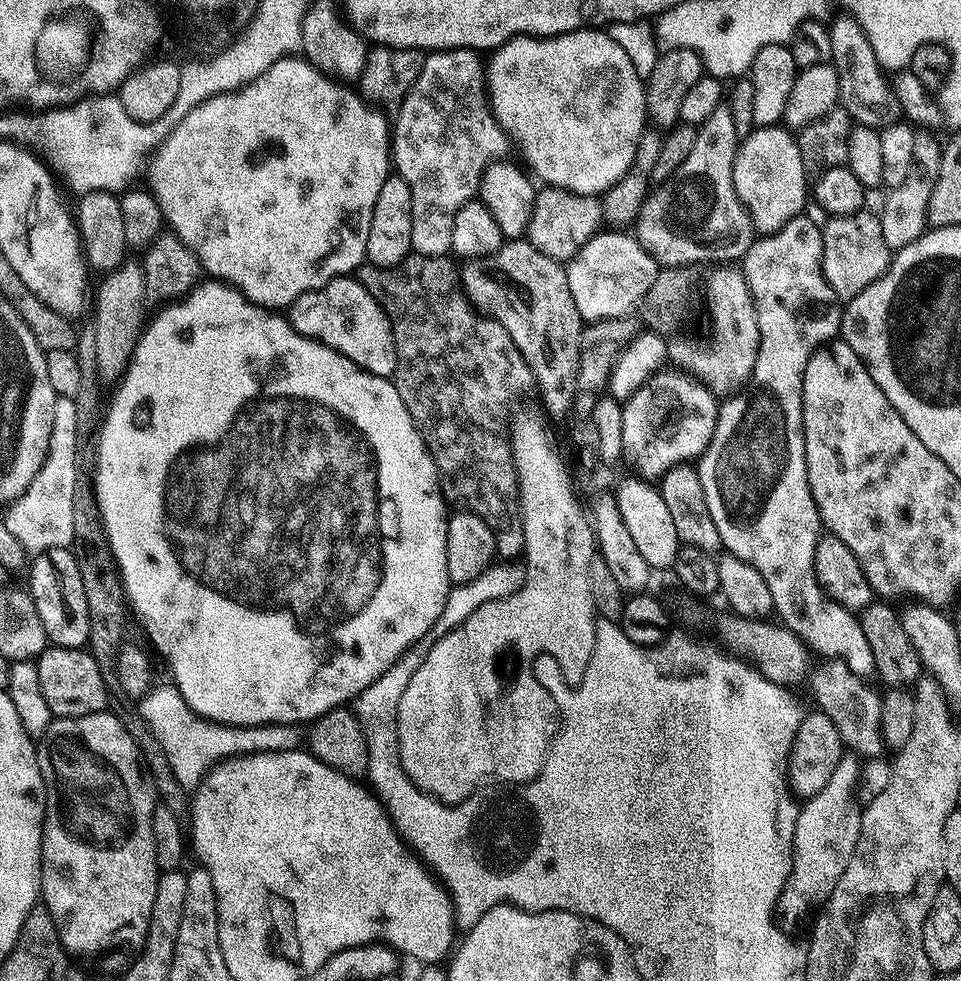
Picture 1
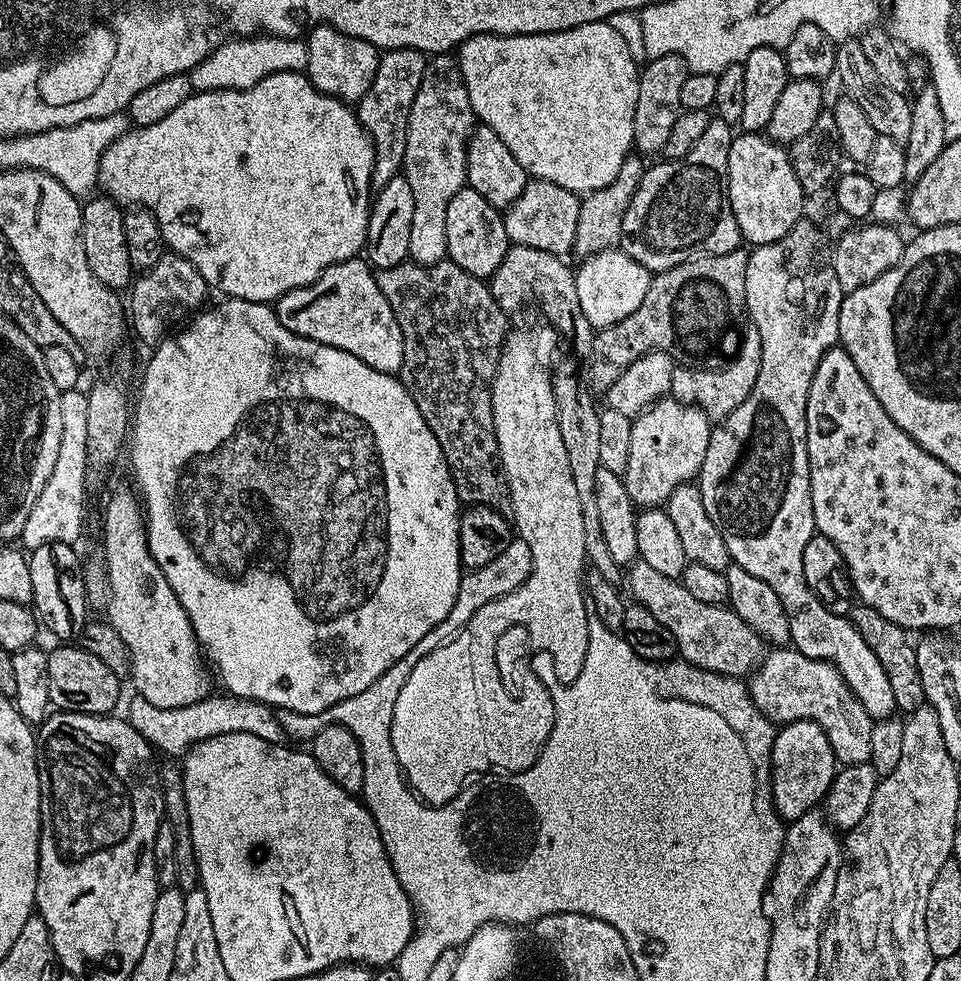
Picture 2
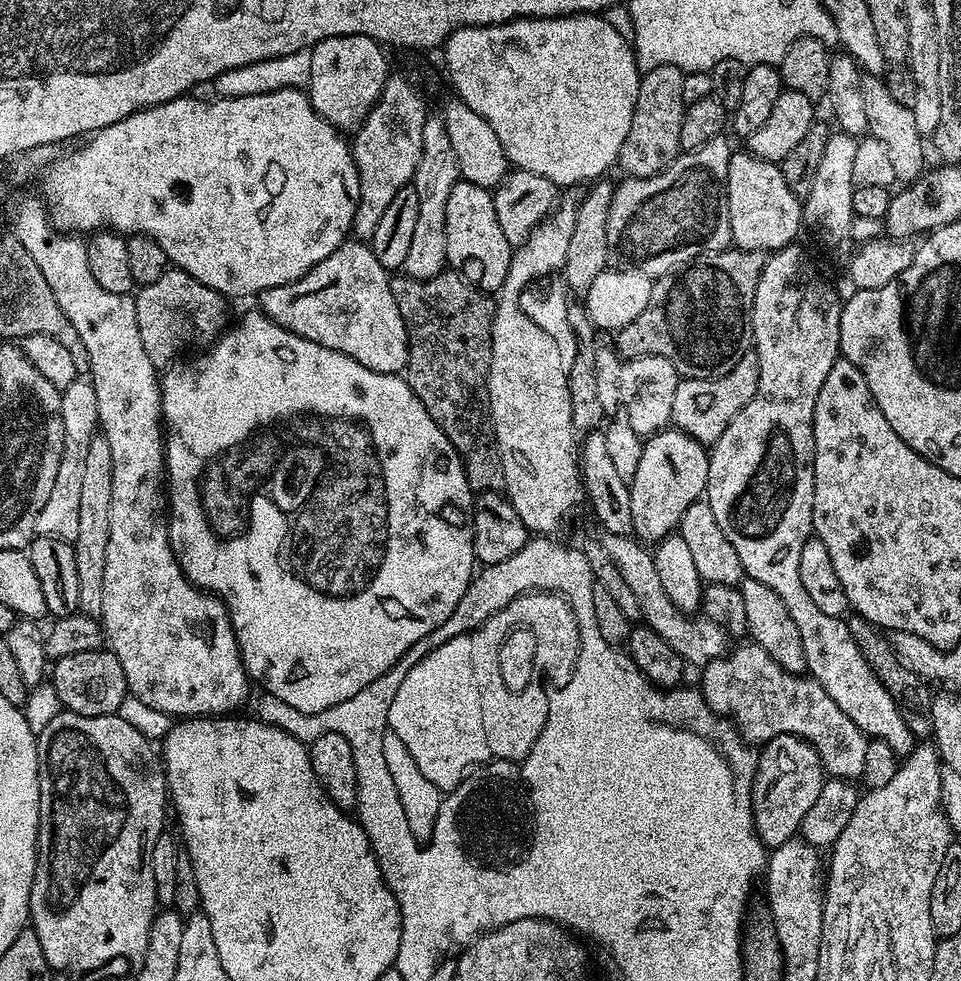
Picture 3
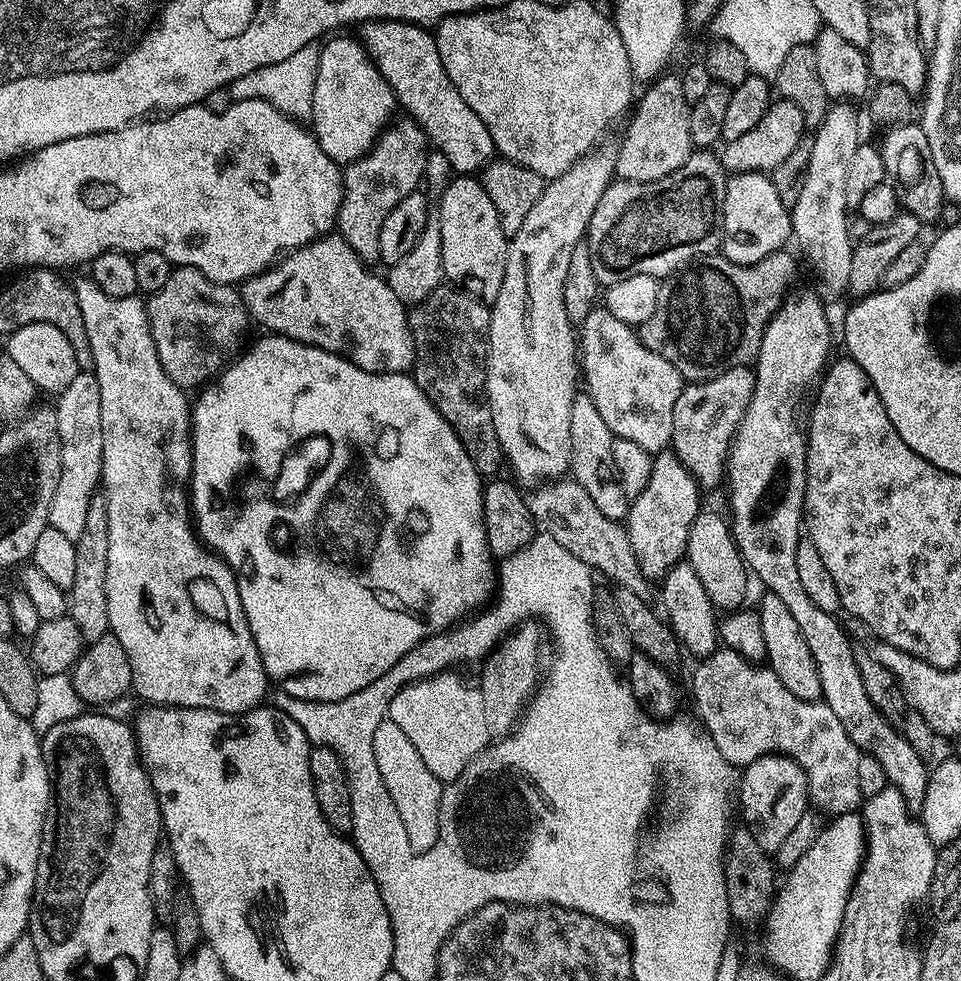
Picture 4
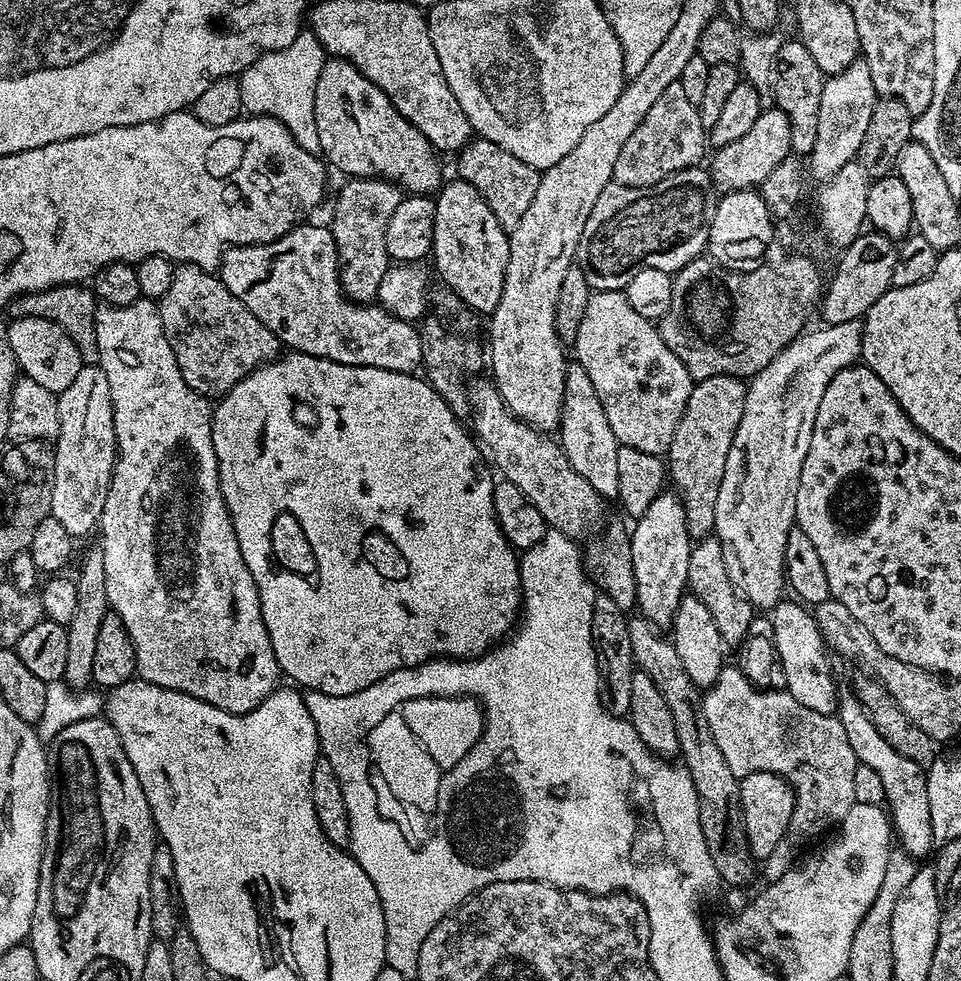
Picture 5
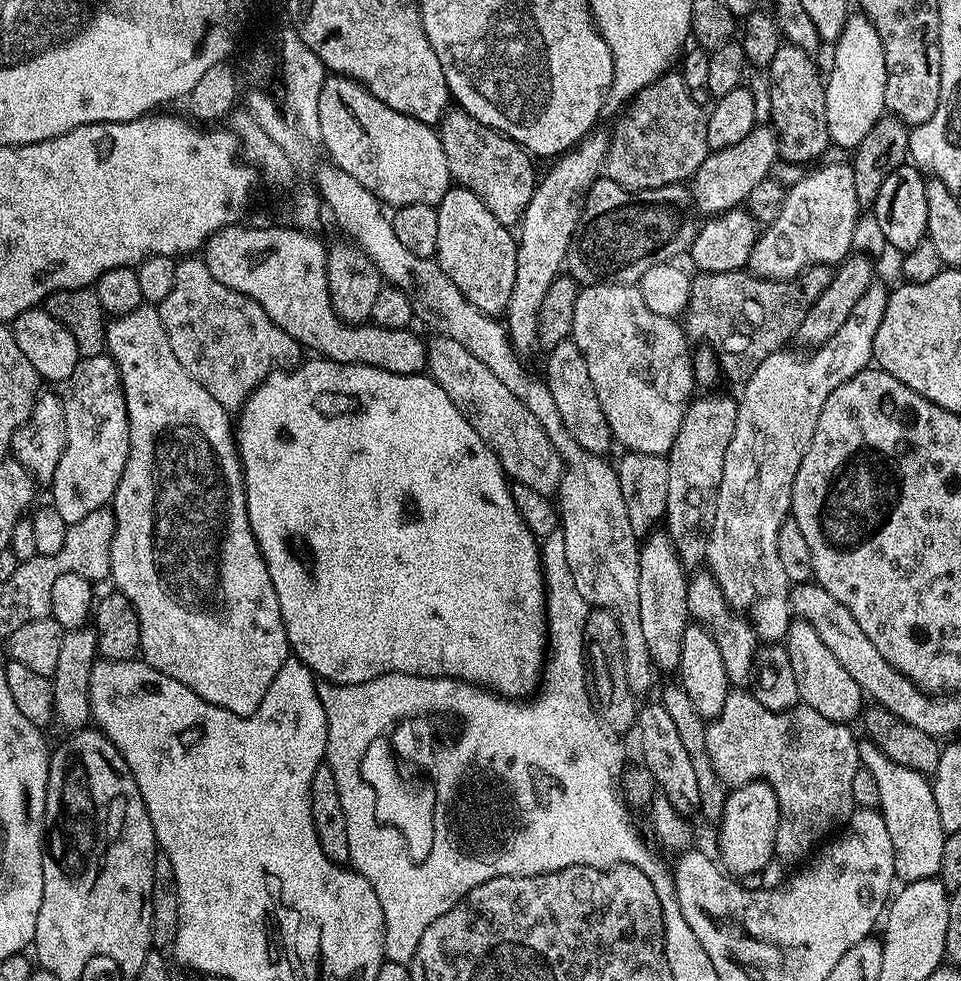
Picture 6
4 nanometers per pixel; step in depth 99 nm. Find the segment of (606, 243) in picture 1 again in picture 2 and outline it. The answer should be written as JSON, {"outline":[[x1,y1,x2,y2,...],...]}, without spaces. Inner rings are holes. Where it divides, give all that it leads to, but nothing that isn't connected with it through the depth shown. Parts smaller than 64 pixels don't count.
{"outline":[[622,250,599,252,587,257,579,269,575,269,578,286,578,306,582,306,582,314,592,323,593,329,609,328,625,320,638,306,642,306,642,298,646,298,646,290,650,286,652,276,647,268,643,268,634,258,627,256]]}

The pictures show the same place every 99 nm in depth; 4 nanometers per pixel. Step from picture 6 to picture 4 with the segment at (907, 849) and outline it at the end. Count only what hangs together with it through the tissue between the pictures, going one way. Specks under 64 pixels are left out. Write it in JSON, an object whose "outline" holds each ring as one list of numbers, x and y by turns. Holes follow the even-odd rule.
{"outline":[[797,290,789,291,788,295,780,303,780,308,770,318,770,322,766,326,766,330,762,334,762,346,758,350,754,361,754,371,756,374,756,385,754,386,754,394,750,398,750,406,746,410,746,414,742,418,740,428,736,431,736,436,732,440,732,448,728,451,728,462,726,465,726,488,732,491,732,516,730,515,730,523,732,525,732,536,736,540,738,550,742,554,744,563,747,564,749,573,753,577,756,576,765,585,763,586,767,591,778,594,778,598,782,598,782,602,790,609,791,616,794,617,794,622,798,622,798,630,802,630,802,638,806,638,806,646,810,646,810,654,814,654,814,662,818,666,818,678,822,678,822,699,825,704,830,706,830,710,834,710,834,714,838,718,838,722,842,722,842,730,846,730,846,734,850,734,850,742,854,742,854,746,859,748,861,753,878,758,878,762,882,762,882,770,886,770,886,778,889,785,898,789,902,794,902,798,906,798,908,809,913,814,919,813,923,806,923,799,926,796,927,780,929,775,929,765,926,763,925,757,918,754,918,750,914,750,914,746,910,746,910,742,906,742,906,738,902,738,902,734,880,711,874,706,874,702,870,702,869,695,866,694,866,689,862,687,862,674,856,665,854,658,854,650,852,649,853,641,850,639,849,633,846,631,843,623,839,624,836,621,837,617,833,613,826,610,818,610,818,606,814,606,814,601,806,595,806,589,802,587,802,581,798,579,798,565,796,554,798,554,798,542,802,538,802,525,804,523,804,491,806,490,806,474,808,473,808,442,806,439,805,429,802,427,802,412,800,416,800,399,808,392,808,387,815,385,821,379,822,373,825,371,826,365,829,363,828,351,832,348,832,339,834,333,832,328,826,322,826,306,816,295,815,291,808,290,808,292,796,292]]}

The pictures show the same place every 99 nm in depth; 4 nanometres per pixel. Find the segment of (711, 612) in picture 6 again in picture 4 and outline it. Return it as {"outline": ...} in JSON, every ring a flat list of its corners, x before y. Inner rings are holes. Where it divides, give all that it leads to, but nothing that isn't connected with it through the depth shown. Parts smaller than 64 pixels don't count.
{"outline":[[702,510,690,526,690,538,686,542,686,562,694,566,710,602,718,610,735,610,745,607,750,573,732,536,732,525,716,512]]}

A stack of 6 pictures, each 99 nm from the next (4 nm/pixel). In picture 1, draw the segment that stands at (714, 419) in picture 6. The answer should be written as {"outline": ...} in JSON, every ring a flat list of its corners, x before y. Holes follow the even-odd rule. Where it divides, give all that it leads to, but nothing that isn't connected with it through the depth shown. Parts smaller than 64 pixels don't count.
{"outline":[[716,266,708,276,708,296,712,301,708,304,708,312,712,315,712,337,709,340,668,340,668,360,673,369,679,370,702,386,709,389,717,398,727,398,743,389,752,379,754,362,758,362,758,346,760,331,758,330,758,314,748,289,743,271,736,266]]}

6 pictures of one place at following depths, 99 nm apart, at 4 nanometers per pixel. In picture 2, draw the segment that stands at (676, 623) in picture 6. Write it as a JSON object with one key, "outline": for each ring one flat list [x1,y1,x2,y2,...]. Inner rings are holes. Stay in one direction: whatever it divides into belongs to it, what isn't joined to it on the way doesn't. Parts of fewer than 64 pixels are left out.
{"outline":[[675,398,657,400,641,416,635,417,630,434,630,462,623,474,626,494,630,494,637,509,647,510,667,505,670,494,678,486,693,483,700,475,700,467,706,458,706,446,710,446,713,425,708,415,692,404,684,404]]}

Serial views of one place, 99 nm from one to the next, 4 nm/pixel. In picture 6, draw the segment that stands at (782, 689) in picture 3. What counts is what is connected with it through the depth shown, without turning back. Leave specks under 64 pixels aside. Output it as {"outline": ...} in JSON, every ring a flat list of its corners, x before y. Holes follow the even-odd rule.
{"outline":[[748,690,729,691,726,706,722,706,722,714,718,714,716,719,708,724,706,746,710,762,725,786,748,784,751,780,765,780,772,787,774,794,778,794,780,807,775,859,788,866,796,863,799,865,803,856,808,858,813,855,812,847,823,836,831,837,841,825,851,821,856,808,853,793,854,774,862,767,858,740,857,737,852,737,848,724,830,722,830,718,822,718,818,710,803,706,785,712,766,710,766,706,758,702,755,694,744,691]]}

